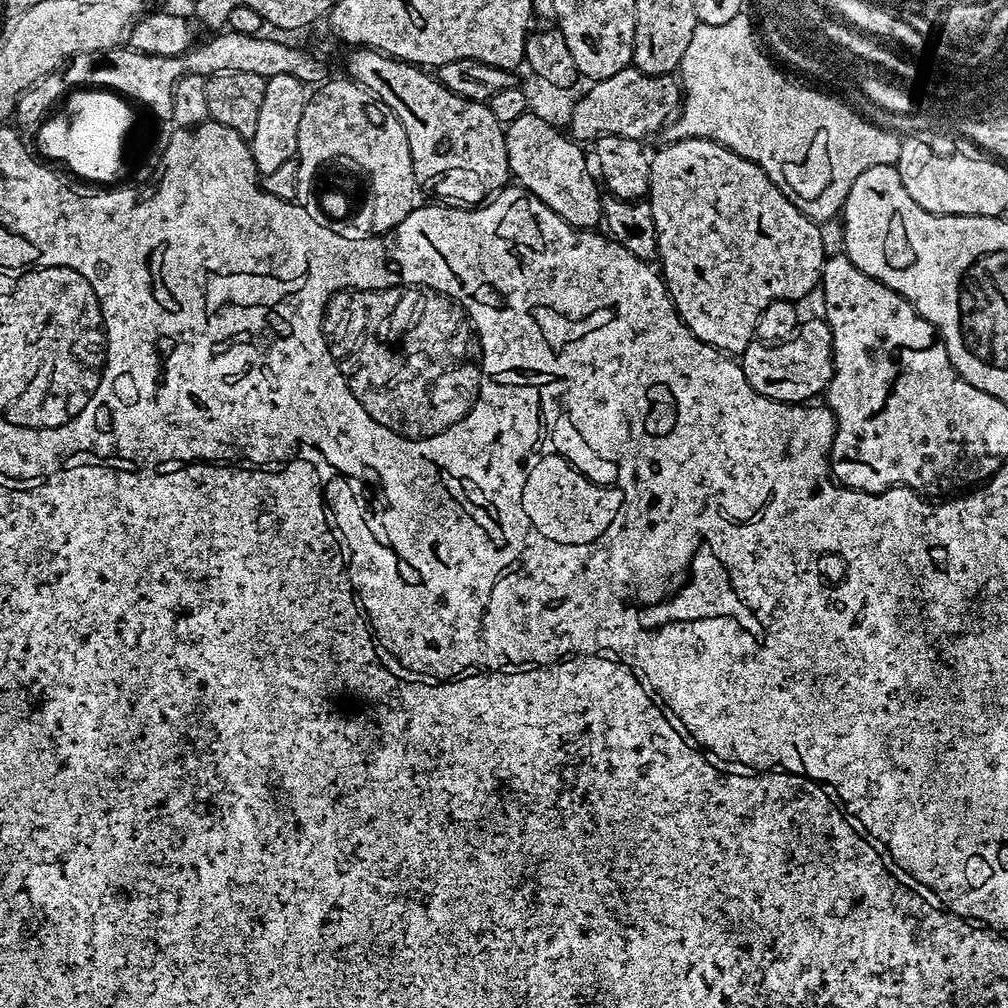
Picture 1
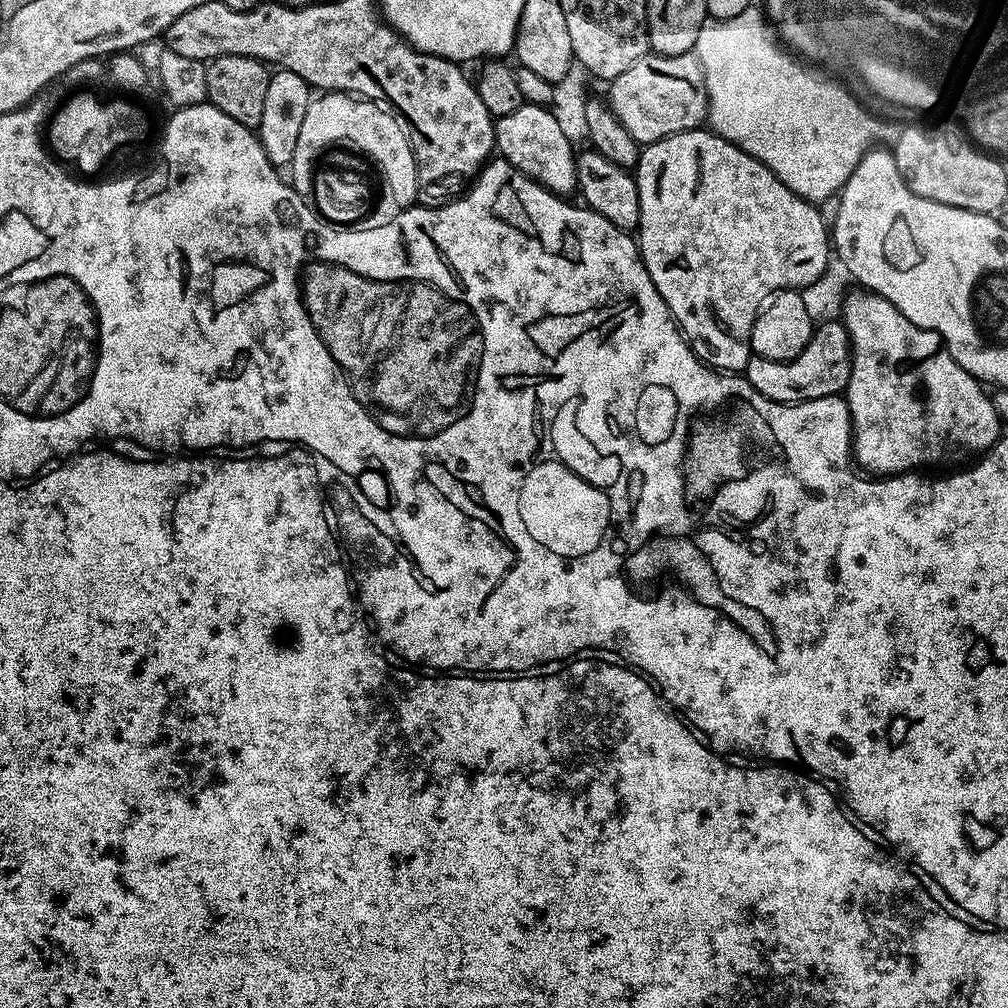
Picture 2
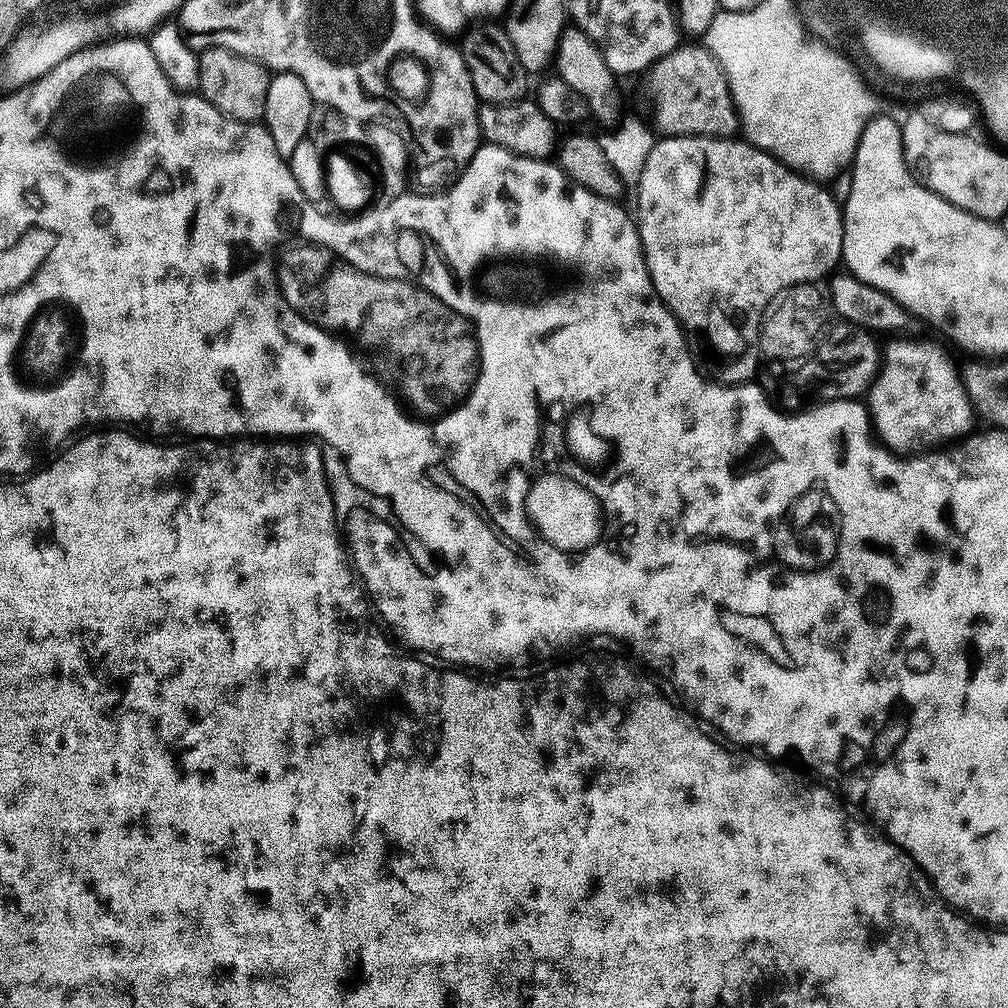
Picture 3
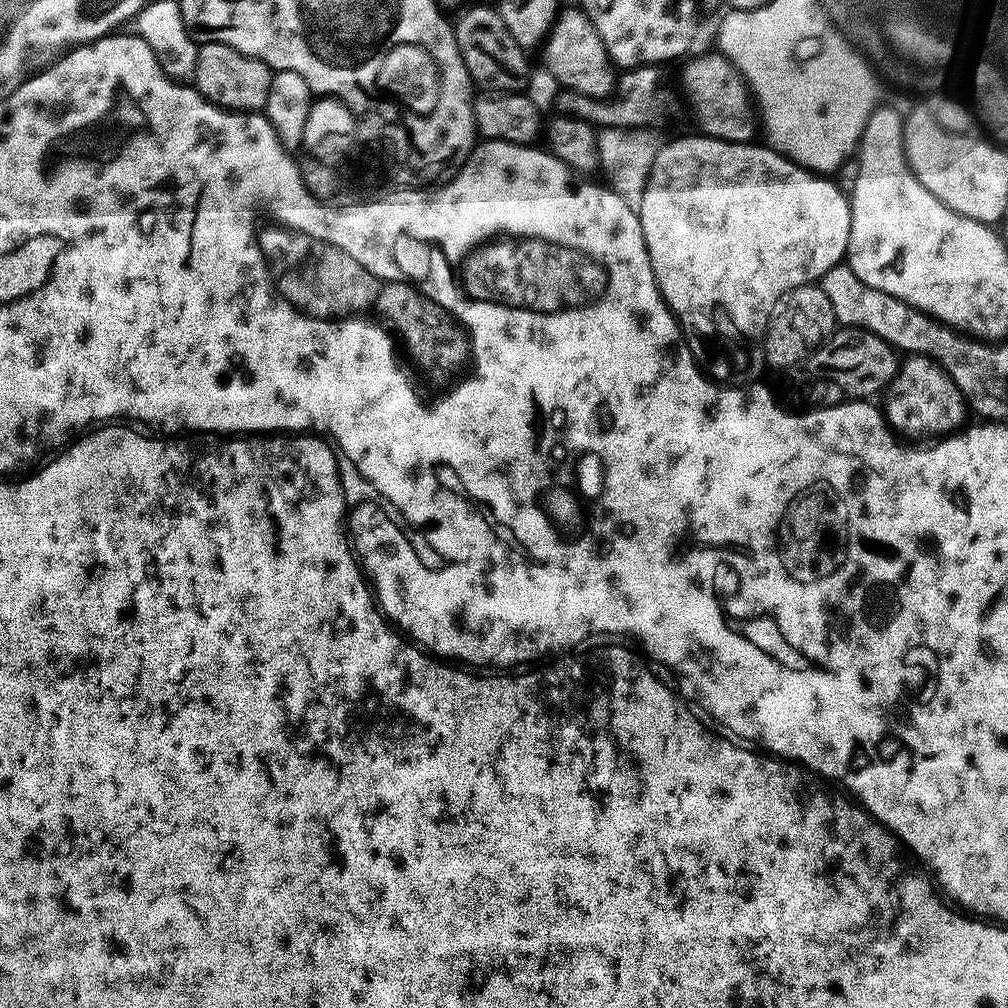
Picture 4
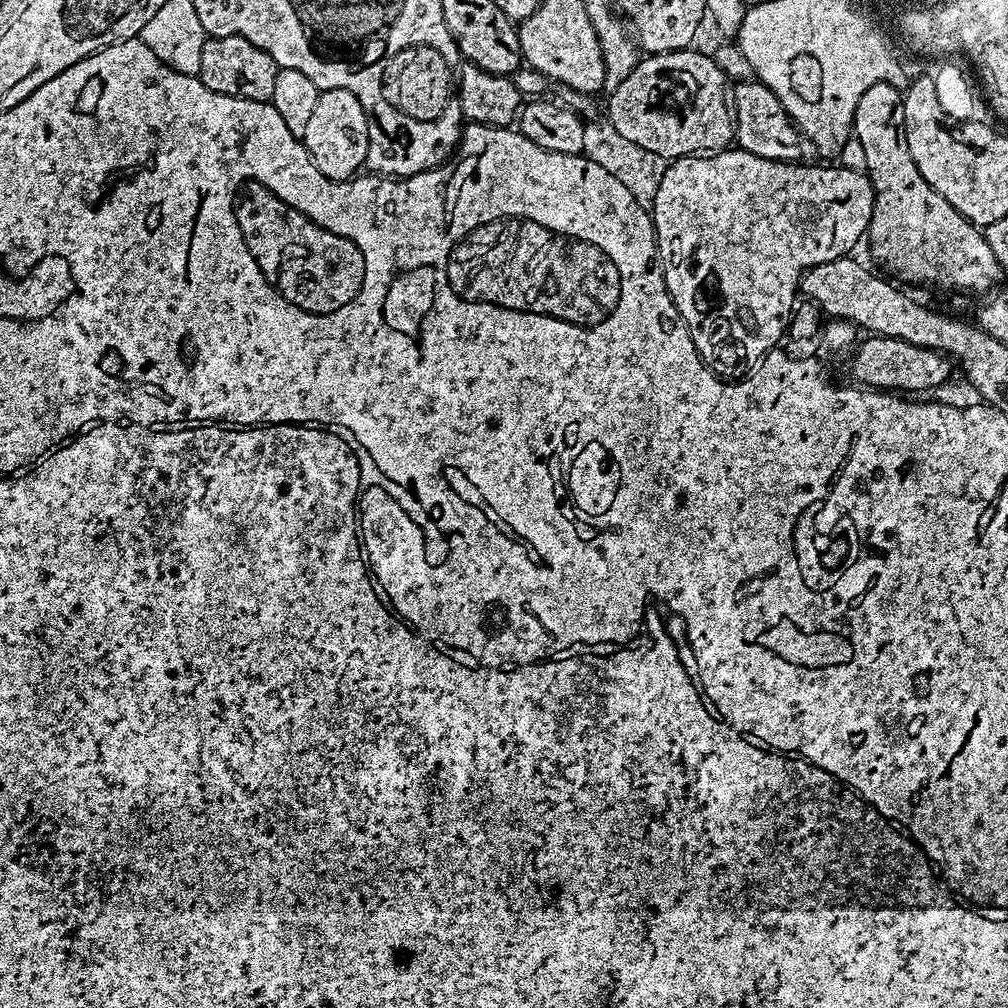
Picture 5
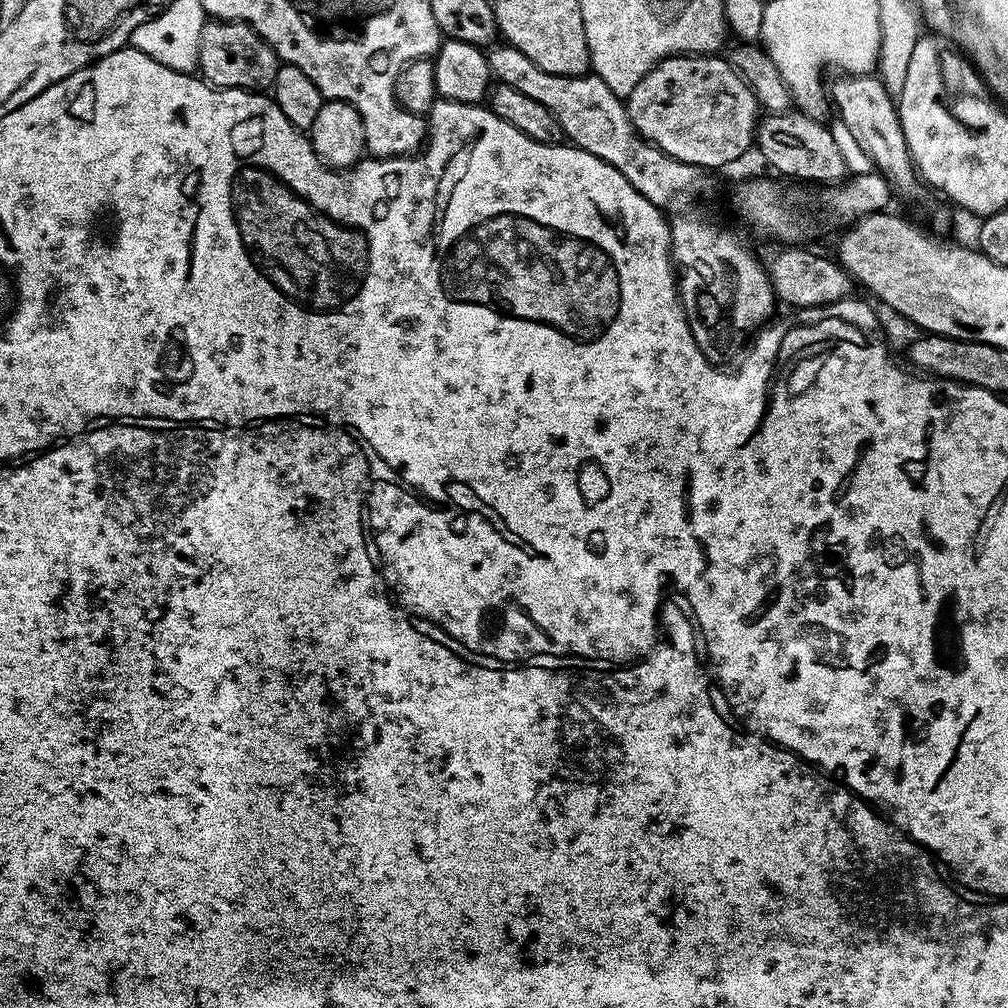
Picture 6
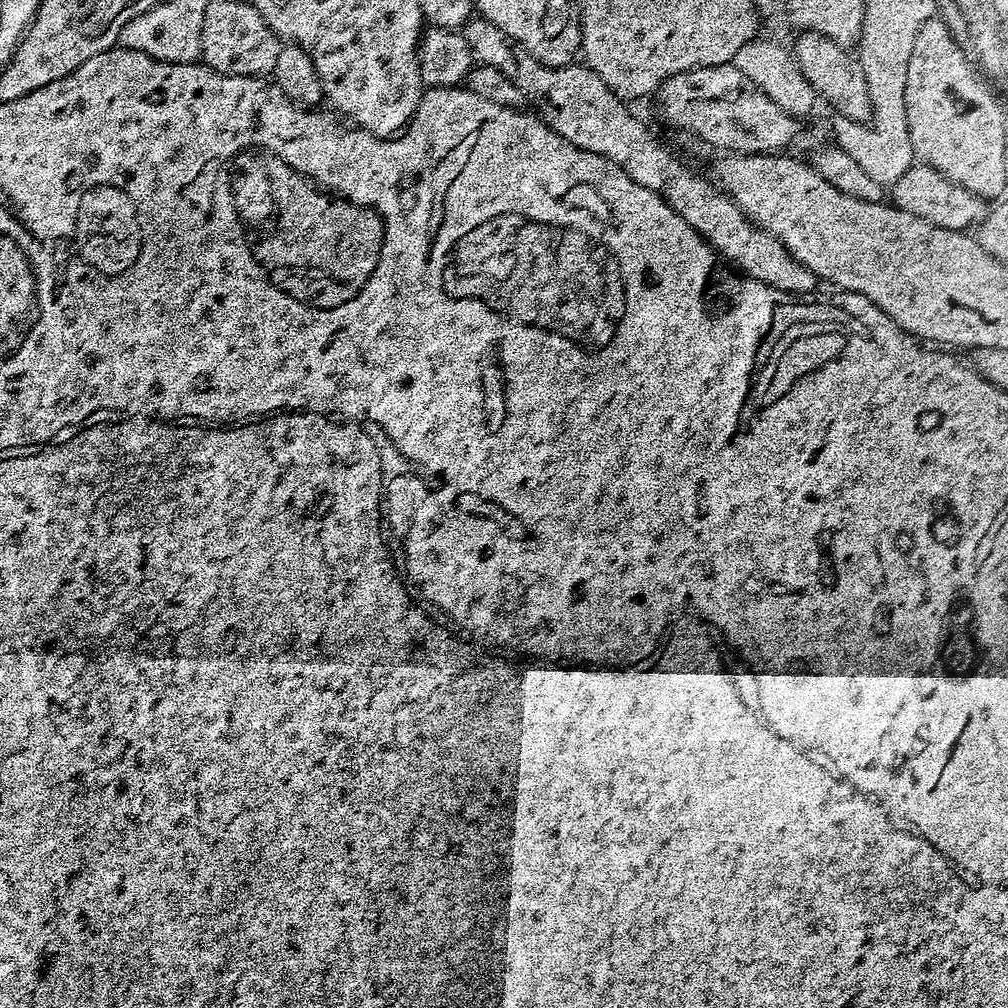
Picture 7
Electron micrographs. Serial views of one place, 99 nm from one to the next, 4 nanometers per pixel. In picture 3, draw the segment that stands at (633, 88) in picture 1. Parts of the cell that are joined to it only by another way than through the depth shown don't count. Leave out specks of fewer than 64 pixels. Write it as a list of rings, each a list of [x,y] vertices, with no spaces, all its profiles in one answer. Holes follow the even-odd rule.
[[[686,44],[678,46],[673,52],[666,54],[658,62],[654,62],[643,77],[644,88],[648,91],[648,104],[652,107],[652,120],[656,123],[655,131],[657,133],[660,131],[659,135],[664,138],[669,136],[731,137],[737,131],[738,117],[736,108],[732,105],[728,80],[720,69],[720,63],[707,47],[695,48],[692,44]]]

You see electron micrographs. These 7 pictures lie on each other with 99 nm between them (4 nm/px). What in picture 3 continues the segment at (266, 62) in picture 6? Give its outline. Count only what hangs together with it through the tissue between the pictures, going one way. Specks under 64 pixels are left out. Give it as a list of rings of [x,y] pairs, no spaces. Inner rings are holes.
[[[208,48],[199,53],[200,86],[199,95],[203,96],[210,106],[214,106],[224,116],[238,122],[255,124],[263,121],[266,110],[266,90],[270,90],[272,76],[269,69],[257,60],[234,54],[225,48]]]

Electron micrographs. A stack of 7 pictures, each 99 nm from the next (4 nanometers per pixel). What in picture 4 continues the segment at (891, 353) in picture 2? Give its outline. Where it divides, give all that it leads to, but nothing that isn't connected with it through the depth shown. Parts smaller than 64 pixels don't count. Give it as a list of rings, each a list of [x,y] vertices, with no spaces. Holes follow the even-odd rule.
[[[909,355],[905,360],[908,361],[905,364],[903,361],[902,369],[887,393],[886,419],[889,425],[899,433],[906,432],[910,438],[920,435],[943,438],[957,431],[965,423],[963,420],[966,413],[966,401],[958,386],[936,361],[926,356]]]

